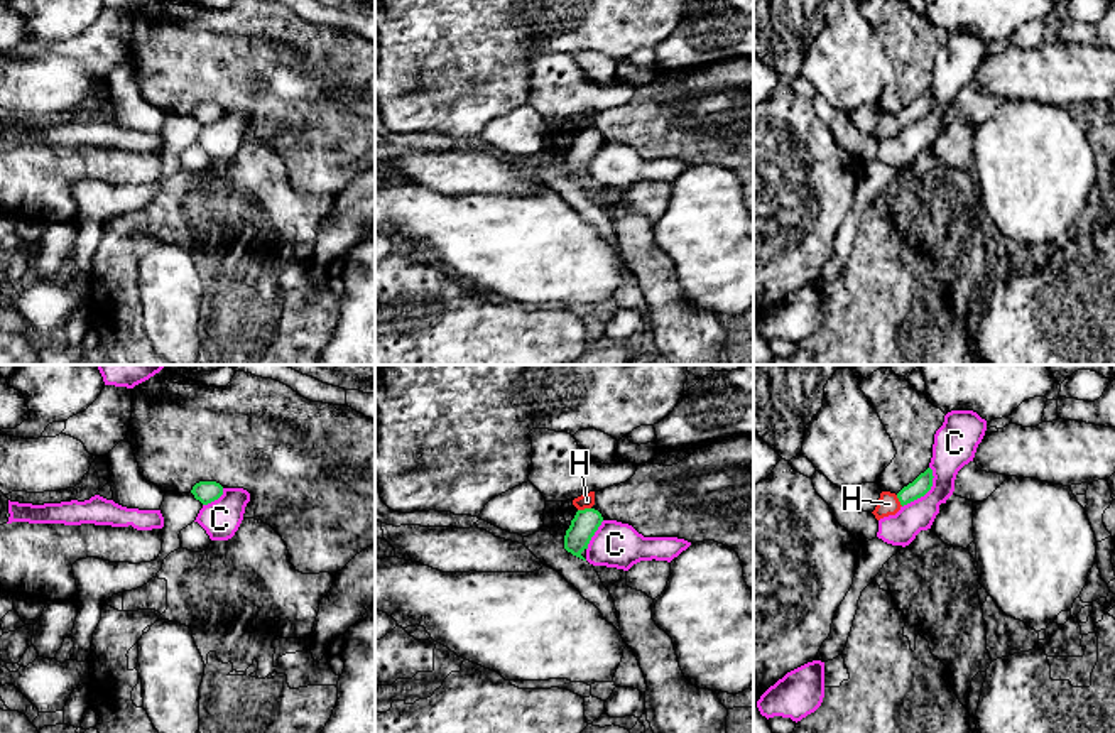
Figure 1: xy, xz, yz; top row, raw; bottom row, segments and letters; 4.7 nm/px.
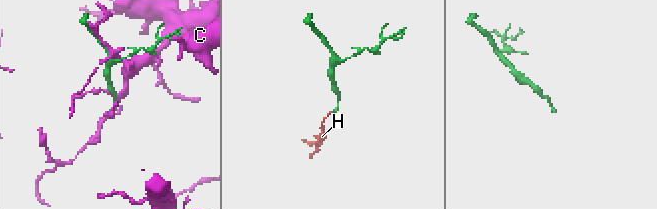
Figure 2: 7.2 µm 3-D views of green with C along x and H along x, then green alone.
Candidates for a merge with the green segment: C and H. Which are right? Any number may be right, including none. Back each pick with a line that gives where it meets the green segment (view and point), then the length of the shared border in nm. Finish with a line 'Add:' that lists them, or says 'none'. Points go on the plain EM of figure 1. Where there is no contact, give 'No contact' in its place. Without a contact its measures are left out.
H: Touches green at xz (585, 130). Shared border 70 nm
Add: H

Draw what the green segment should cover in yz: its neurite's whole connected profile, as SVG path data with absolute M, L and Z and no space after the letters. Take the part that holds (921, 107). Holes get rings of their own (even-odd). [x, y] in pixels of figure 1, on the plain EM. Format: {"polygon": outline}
{"polygon": "M927 90L912 105L904 108L897 117L882 113L875 132L872 133L877 142L895 137L904 127L924 118L933 108L933 91Z"}

